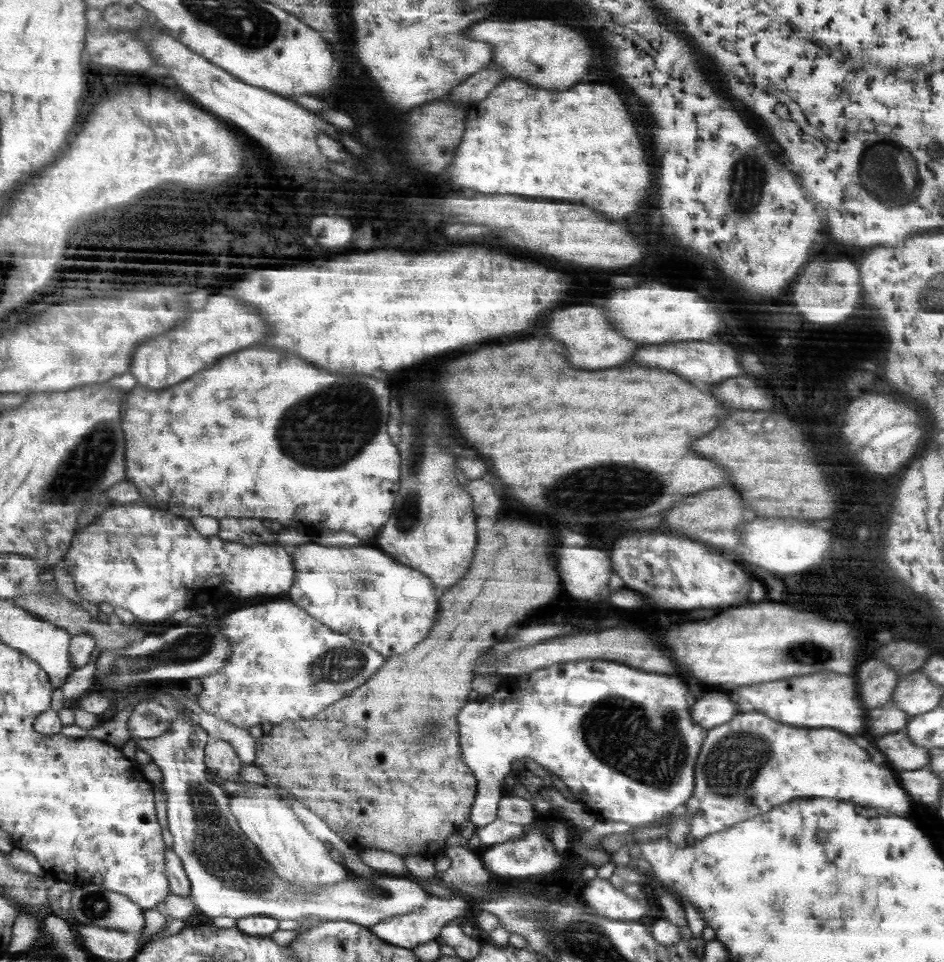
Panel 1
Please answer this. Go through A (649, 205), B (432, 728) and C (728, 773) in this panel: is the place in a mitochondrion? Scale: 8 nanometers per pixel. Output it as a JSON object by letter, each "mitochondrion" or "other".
{"A":"other","B":"mitochondrion","C":"mitochondrion"}

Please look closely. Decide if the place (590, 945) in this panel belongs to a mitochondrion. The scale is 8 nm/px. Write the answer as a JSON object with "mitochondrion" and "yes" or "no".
{"mitochondrion":"yes"}

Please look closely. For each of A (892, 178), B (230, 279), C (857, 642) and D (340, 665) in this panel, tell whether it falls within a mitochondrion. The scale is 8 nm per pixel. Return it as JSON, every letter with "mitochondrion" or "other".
{"A":"mitochondrion","B":"other","C":"other","D":"mitochondrion"}

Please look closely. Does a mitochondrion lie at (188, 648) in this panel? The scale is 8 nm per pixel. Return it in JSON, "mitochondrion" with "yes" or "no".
{"mitochondrion":"yes"}

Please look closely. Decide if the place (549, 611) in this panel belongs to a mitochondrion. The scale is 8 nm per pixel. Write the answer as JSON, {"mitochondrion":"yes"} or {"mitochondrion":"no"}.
{"mitochondrion":"no"}

